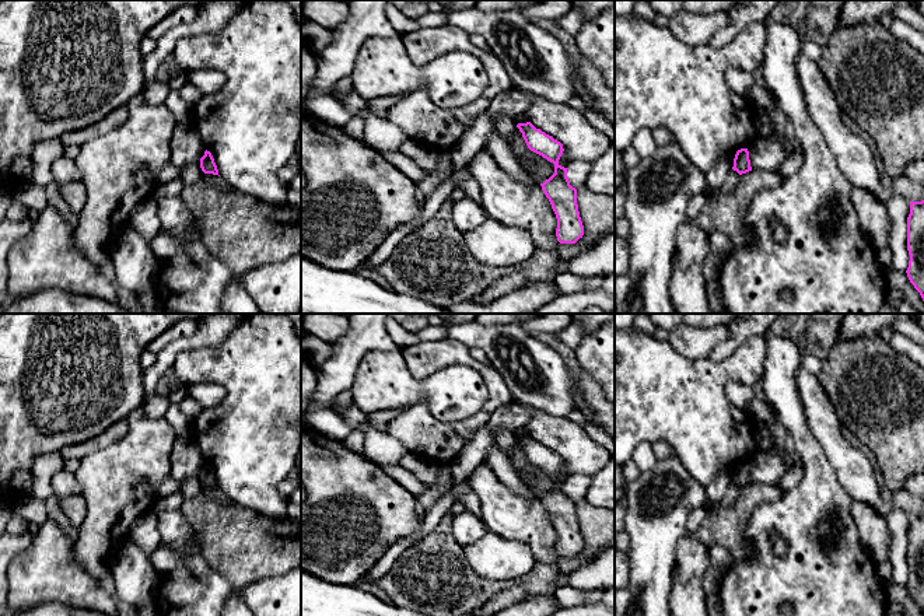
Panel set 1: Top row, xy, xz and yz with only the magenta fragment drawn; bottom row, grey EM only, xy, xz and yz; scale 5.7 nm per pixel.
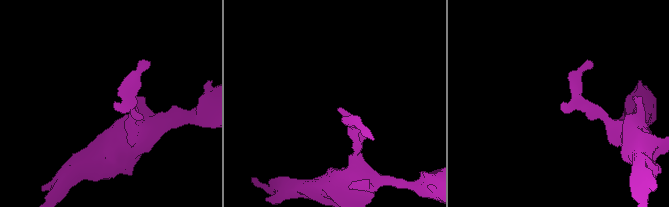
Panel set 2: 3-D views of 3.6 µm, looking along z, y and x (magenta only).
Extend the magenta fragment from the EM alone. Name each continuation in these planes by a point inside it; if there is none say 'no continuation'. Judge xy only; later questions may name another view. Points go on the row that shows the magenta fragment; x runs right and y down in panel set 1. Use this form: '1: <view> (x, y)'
no continuation

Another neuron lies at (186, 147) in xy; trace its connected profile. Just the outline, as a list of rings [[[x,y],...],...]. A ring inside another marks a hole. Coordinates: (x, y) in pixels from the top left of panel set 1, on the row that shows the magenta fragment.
[[[192,120],[176,122],[171,139],[171,162],[181,171],[189,164],[199,164],[204,155],[204,144]]]

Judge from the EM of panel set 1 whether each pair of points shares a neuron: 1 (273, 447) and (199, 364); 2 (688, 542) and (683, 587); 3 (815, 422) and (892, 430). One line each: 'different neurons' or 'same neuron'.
1: same neuron
2: same neuron
3: different neurons

